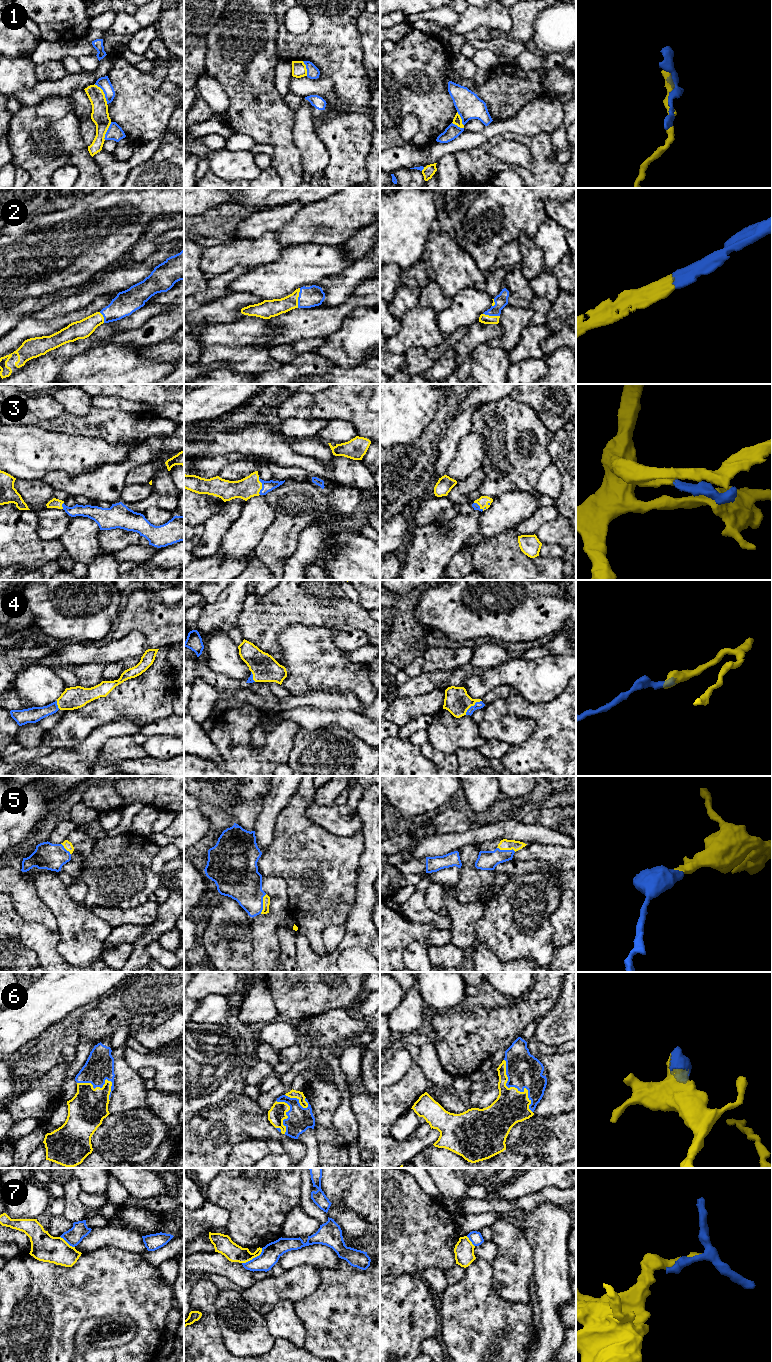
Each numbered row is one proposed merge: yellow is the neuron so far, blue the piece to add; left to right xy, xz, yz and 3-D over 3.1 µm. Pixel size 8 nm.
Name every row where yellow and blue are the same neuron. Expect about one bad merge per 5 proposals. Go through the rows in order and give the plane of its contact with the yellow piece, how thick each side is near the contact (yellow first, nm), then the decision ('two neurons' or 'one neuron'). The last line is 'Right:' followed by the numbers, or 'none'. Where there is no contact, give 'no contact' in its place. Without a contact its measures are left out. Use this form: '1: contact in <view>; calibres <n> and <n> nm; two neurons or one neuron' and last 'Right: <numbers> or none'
1: contact in xy; calibres 140 and 100 nm; two neurons
2: contact in xz; calibres 140 and 170 nm; one neuron
3: contact in xz; calibres 170 and 90 nm; one neuron
4: contact in yz; calibres 200 and 60 nm; one neuron
5: contact in xz; calibres 60 and 300 nm; one neuron
6: contact in yz; calibres 280 and 280 nm; one neuron
7: contact in xz; calibres 140 and 150 nm; two neurons
Right: 2, 3, 4, 5, 6

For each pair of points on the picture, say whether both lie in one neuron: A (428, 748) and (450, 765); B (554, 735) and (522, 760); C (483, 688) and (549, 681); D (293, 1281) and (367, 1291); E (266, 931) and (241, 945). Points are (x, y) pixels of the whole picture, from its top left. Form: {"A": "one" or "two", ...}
{"A": "one", "B": "one", "C": "one", "D": "two", "E": "two"}

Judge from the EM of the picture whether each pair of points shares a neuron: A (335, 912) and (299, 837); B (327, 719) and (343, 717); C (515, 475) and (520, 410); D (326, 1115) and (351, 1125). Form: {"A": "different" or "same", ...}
{"A": "same", "B": "same", "C": "same", "D": "different"}

